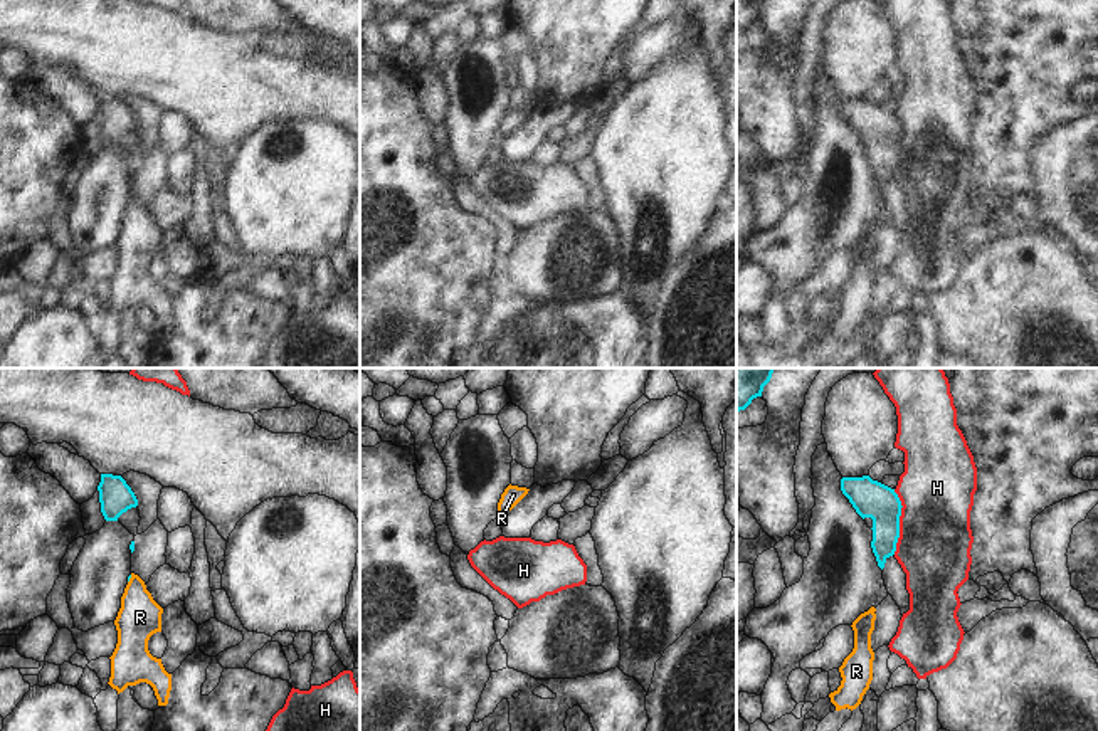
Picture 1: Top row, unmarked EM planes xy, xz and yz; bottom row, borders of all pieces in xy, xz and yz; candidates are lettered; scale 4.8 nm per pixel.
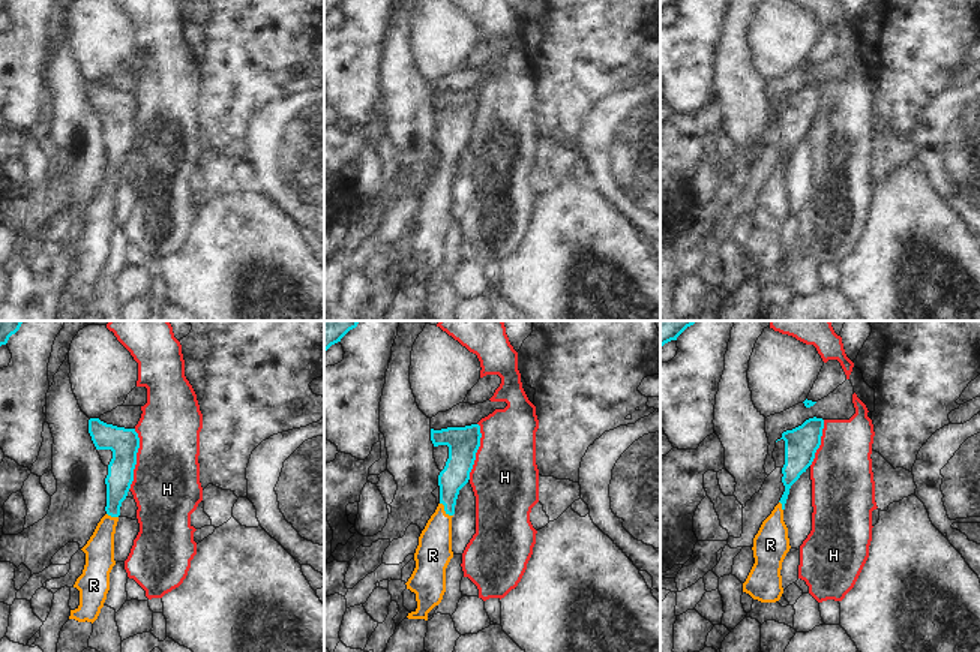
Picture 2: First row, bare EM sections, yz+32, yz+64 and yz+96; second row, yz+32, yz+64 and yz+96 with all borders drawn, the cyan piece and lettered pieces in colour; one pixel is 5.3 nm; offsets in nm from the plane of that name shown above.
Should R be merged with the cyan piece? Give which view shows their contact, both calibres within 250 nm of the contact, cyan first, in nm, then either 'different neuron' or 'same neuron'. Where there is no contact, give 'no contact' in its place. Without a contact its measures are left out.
contact in xy; calibres 20 and 200 nm; same neuron

